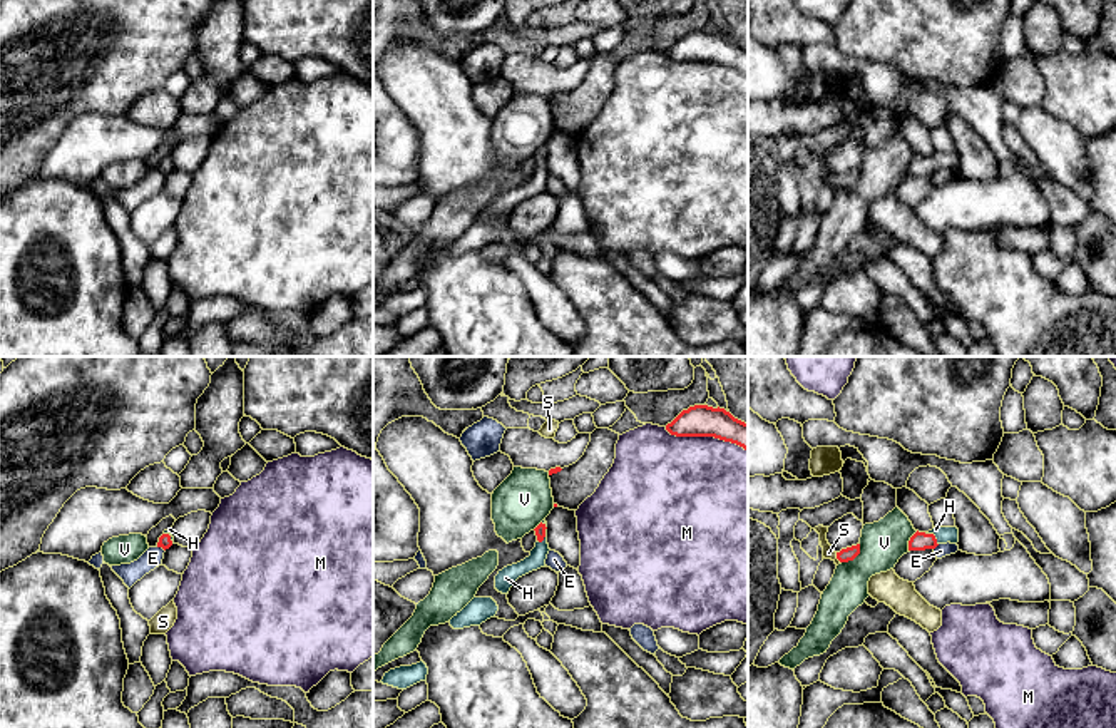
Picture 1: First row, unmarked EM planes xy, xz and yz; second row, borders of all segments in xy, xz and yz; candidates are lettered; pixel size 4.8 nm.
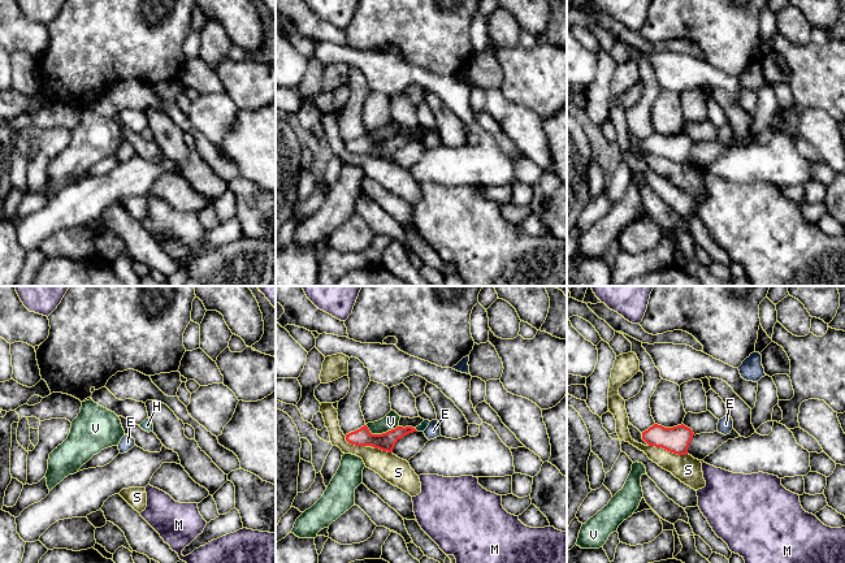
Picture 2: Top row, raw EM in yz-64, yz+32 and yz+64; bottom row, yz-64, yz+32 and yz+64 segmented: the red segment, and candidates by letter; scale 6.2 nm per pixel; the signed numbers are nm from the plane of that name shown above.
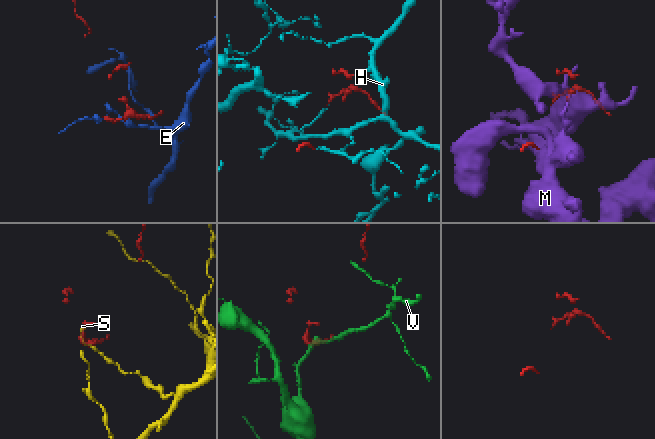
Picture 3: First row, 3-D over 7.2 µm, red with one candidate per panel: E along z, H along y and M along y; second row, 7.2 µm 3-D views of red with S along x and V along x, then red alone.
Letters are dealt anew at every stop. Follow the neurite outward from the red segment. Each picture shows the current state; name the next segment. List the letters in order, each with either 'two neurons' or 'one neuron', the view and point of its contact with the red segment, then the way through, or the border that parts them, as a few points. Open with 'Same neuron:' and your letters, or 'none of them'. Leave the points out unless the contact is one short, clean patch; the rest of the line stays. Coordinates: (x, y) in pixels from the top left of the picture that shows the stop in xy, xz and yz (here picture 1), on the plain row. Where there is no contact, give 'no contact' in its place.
Same neuron: none of them
E: two neurons | xy (161, 171) | along xy (158, 171), (164, 176)
H: two neurons | yz (934, 161)
M: two neurons | xz (706, 61)
S: two neurons | yz (837, 183) | along yz (835, 178), (840, 188)
V: two neurons | yz (854, 183) | along yz (860, 169), (860, 176), (852, 184), (842, 188)

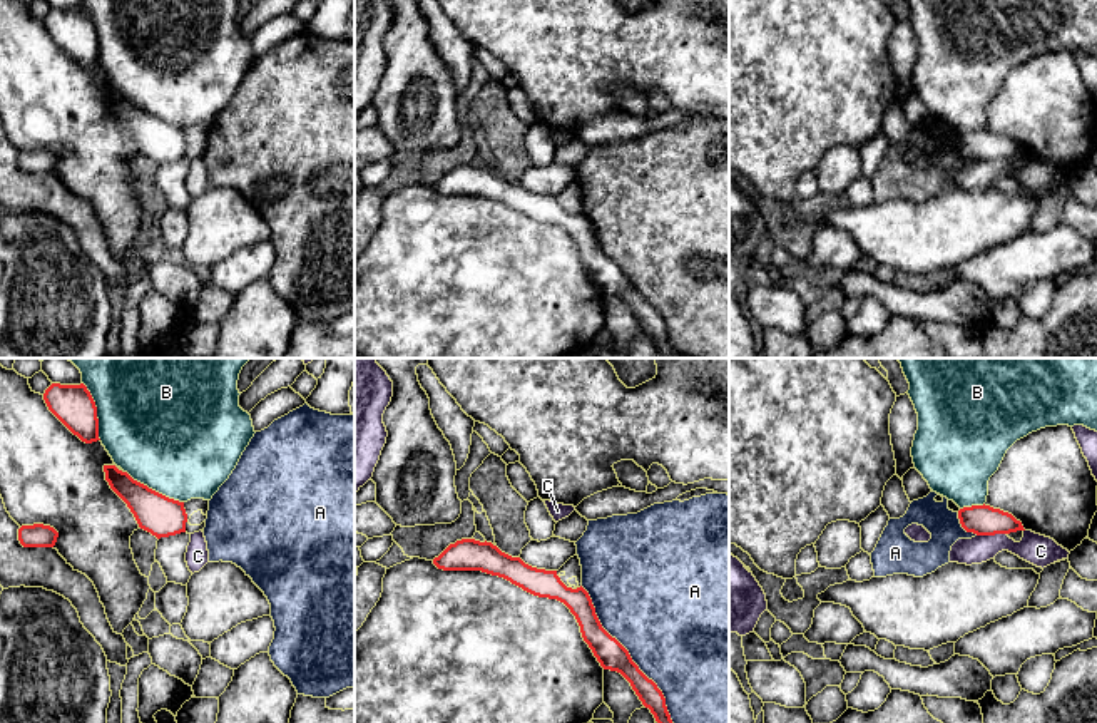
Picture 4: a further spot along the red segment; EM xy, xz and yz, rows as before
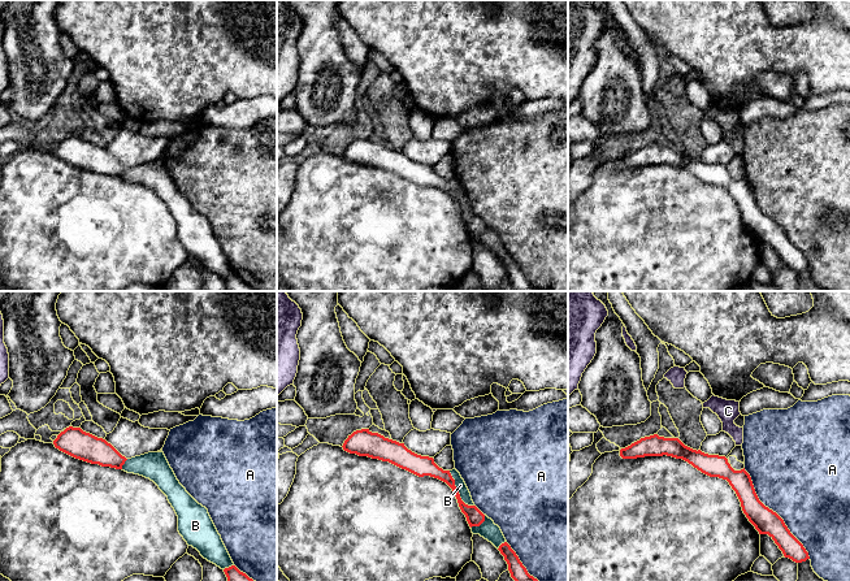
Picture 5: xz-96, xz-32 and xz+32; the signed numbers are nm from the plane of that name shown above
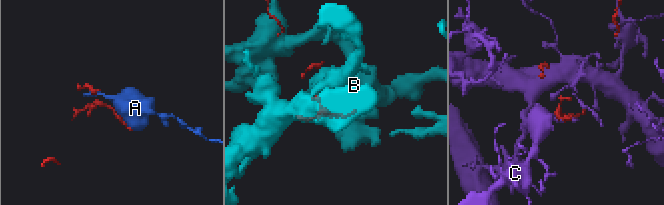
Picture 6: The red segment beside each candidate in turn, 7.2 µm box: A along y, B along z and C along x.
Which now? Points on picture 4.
Same neuron: B
A: two neurons | xz (629, 282)
B: one neuron | xy (154, 116)
C: two neurons | yz (990, 159) | along yz (1005, 158), (977, 161)

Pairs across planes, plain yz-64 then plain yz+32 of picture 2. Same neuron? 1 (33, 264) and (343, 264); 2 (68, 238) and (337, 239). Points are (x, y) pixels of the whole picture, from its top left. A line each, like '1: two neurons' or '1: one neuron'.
1: one neuron
2: one neuron

